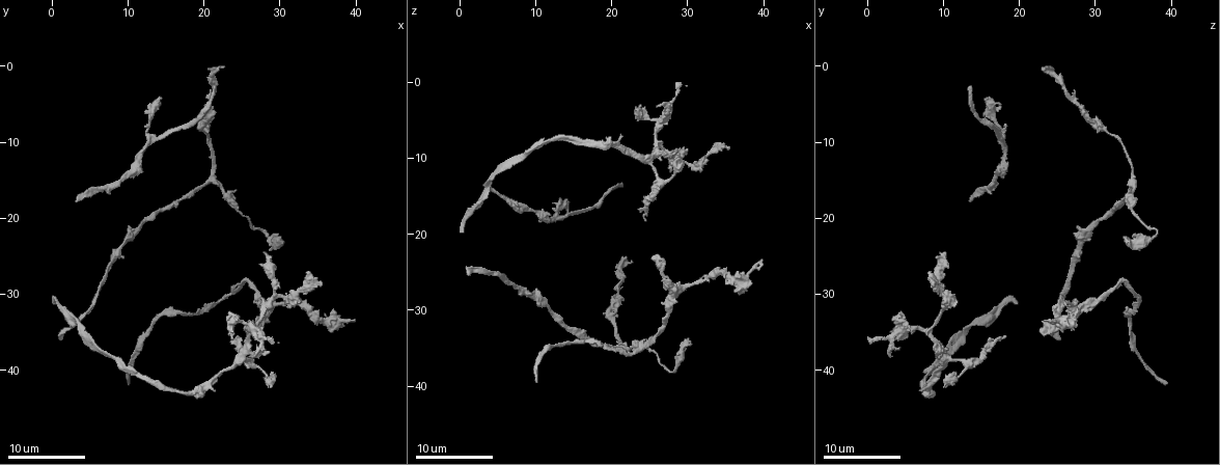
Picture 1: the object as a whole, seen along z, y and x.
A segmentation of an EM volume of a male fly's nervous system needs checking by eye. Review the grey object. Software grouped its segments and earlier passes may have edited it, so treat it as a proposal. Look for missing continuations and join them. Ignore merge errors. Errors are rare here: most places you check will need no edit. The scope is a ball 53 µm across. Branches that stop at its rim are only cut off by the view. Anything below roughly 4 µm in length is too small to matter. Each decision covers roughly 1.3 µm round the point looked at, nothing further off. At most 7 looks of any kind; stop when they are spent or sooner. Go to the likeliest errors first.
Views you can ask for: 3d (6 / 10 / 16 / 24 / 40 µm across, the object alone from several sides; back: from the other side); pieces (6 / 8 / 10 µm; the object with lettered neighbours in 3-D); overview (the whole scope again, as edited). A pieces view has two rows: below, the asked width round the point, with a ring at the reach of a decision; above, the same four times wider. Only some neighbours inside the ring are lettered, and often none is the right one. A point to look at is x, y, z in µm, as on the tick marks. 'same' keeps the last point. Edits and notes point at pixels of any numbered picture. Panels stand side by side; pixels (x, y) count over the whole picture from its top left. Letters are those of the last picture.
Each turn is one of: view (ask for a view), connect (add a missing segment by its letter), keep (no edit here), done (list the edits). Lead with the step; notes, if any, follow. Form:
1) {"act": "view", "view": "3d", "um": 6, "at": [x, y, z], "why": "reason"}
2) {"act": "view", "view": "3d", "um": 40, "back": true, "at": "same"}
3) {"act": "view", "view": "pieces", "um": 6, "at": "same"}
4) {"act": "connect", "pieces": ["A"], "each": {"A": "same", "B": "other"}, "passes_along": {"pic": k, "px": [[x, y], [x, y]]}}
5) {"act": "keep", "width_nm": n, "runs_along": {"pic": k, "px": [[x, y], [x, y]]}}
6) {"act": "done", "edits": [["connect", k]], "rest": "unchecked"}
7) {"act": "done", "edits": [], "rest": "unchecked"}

{"act": "view", "view": "3d", "um": 10, "at": [30.0, 23.0, 33.5], "why": "free end"}

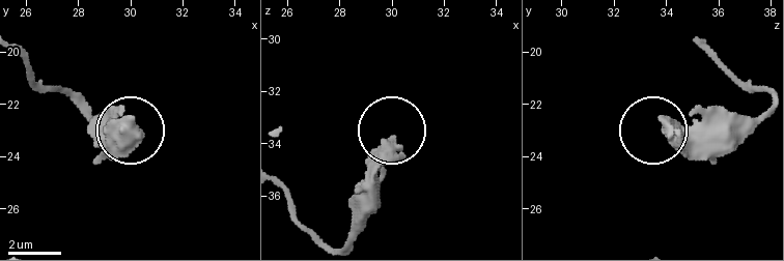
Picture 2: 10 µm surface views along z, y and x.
{"act": "view", "view": "pieces", "um": 8, "at": [30.0, 22.7, 33.9]}

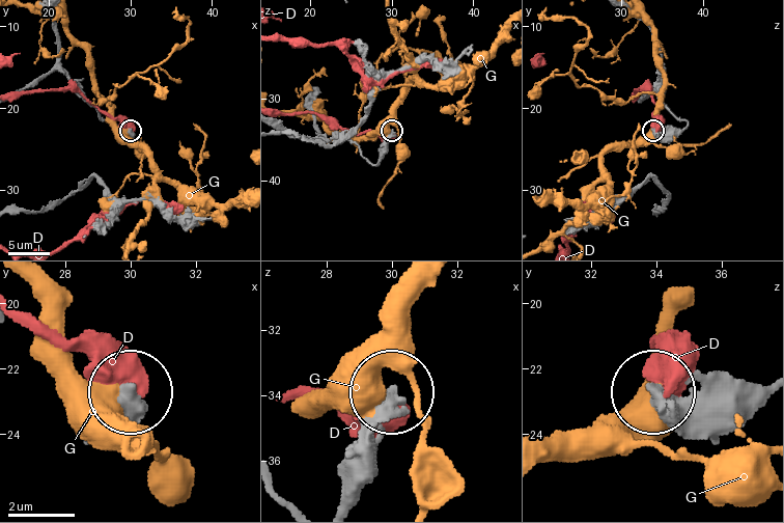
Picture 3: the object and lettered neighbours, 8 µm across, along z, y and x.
{"act": "keep", "each": {"D": "other", "G": "other"}, "found": "none of them fits"}

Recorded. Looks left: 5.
{"act": "view", "view": "pieces", "um": 10, "at": [28.0, 24.5, 10.0], "why": "free end"}

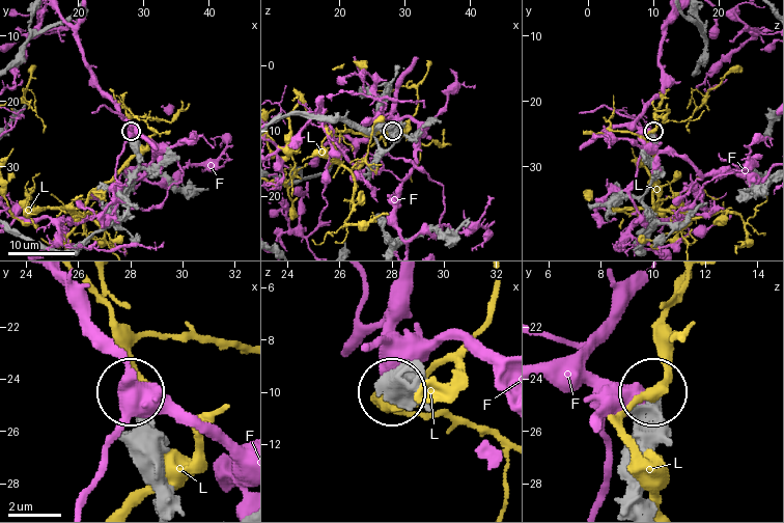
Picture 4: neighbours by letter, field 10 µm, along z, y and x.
{"act": "keep", "each": {"F": "other", "L": "other"}, "found": "none of them fits"}

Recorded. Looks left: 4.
{"act": "view", "view": "pieces", "um": 10, "at": [35.5, 29.0, 9.0], "why": "an open end"}

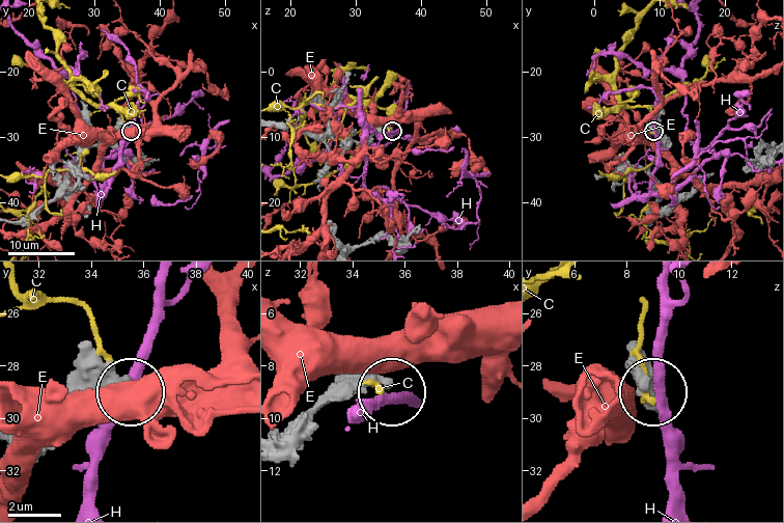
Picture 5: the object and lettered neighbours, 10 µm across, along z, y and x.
{"act": "keep", "each": {"C": "other", "E": "other", "H": "other"}, "found": "none of them fits"}

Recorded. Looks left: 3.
{"act": "view", "view": "pieces", "um": 6, "at": [28.0, 38.0, 9.5], "why": "an open end"}

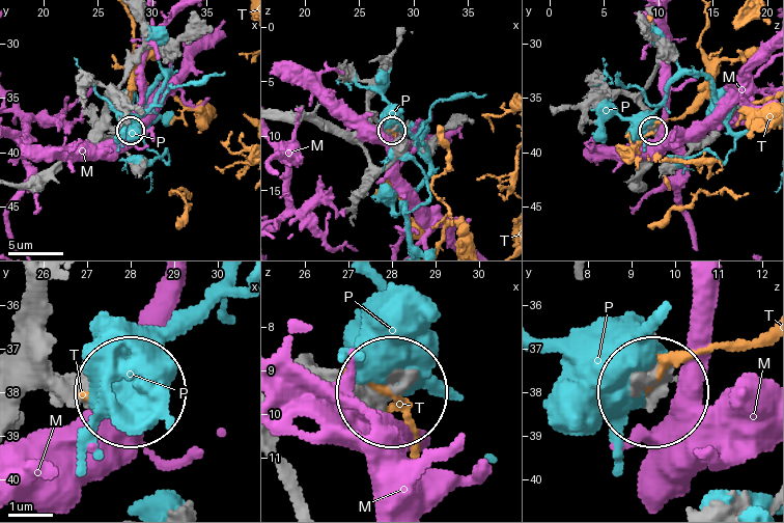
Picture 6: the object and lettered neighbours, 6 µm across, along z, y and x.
{"act": "keep", "each": {"M": "other", "P": "other", "T": "other"}, "found": "none of them fits"}

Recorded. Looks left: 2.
{"act": "done", "edits": [], "rest": "unchecked"}

